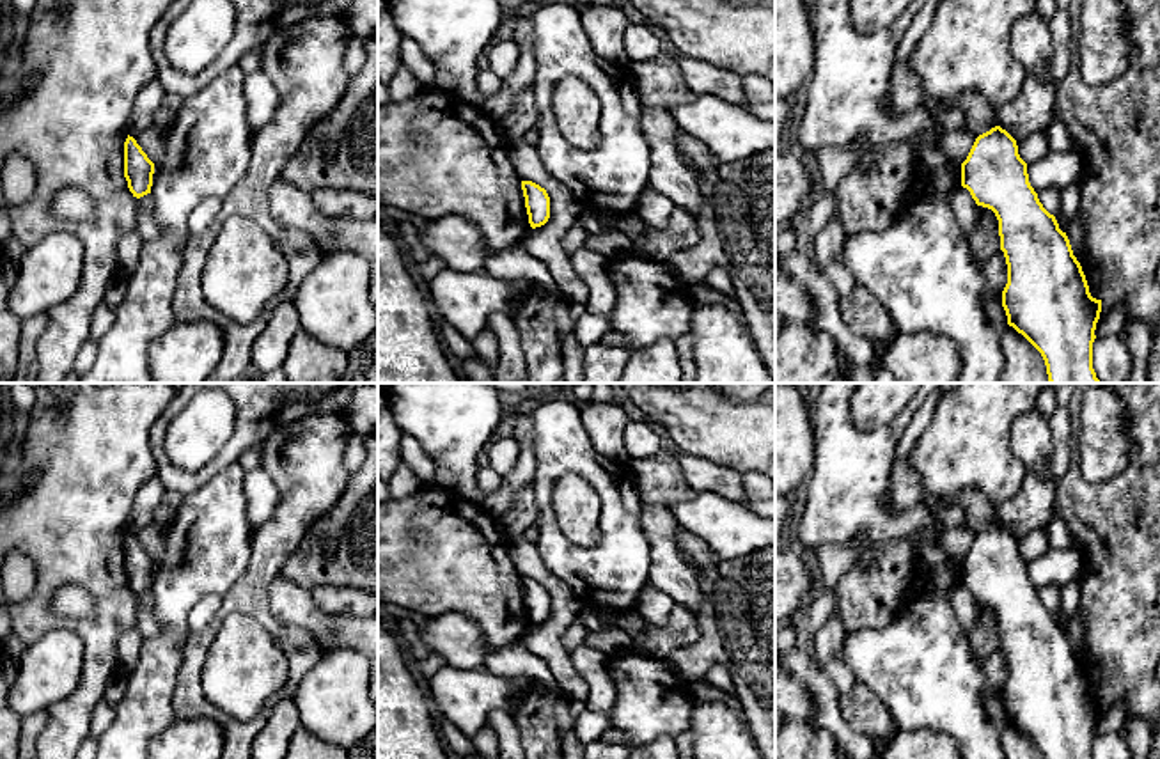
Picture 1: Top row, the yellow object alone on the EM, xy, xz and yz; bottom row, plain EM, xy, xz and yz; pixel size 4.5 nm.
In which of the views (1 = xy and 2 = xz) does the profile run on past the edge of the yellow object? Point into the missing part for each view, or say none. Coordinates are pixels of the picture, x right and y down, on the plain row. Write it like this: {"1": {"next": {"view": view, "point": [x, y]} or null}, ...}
{"1": {"next": null}, "2": {"next": null}}

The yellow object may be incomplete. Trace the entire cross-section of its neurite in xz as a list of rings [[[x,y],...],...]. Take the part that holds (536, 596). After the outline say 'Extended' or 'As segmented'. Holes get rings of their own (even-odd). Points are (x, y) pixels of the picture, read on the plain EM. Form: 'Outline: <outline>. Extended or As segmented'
Outline: [[[521,578],[521,587],[530,624],[545,622],[550,615],[550,594],[546,587],[532,578]]]. As segmented

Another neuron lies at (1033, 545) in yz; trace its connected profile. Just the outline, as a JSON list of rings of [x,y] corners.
[[[1043,528],[1032,530],[1027,536],[1016,539],[1020,555],[1029,562],[1050,550],[1046,534]]]

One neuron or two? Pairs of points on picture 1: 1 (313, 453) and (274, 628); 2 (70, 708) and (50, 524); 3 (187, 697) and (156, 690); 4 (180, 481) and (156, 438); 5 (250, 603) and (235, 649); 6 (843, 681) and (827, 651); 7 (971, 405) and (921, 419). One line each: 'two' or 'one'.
1: one
2: one
3: two
4: one
5: two
6: one
7: two

